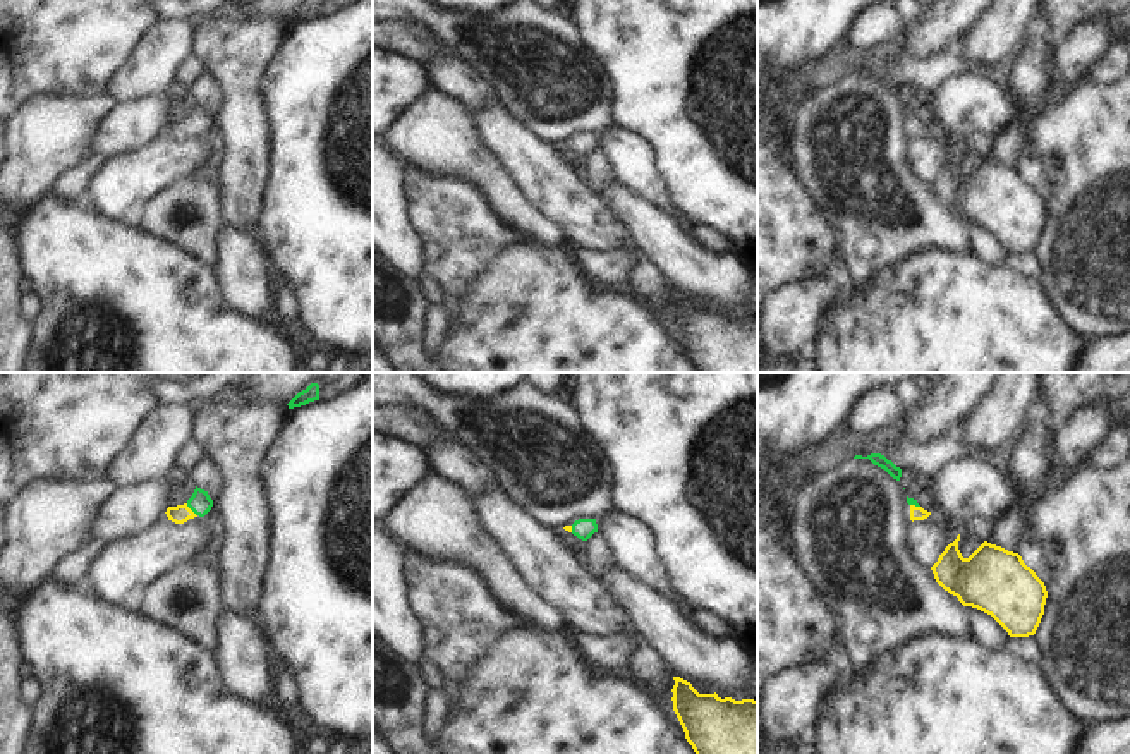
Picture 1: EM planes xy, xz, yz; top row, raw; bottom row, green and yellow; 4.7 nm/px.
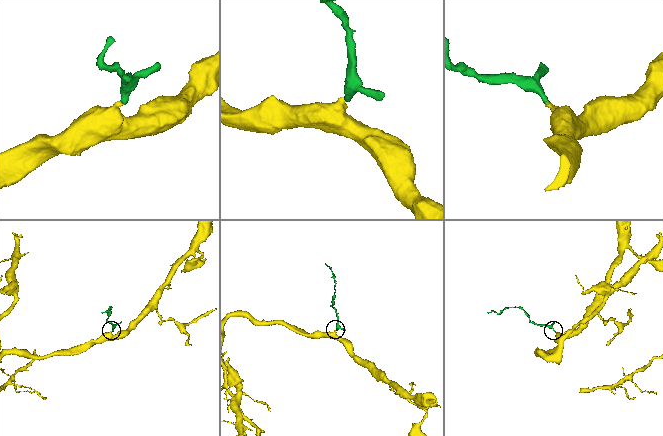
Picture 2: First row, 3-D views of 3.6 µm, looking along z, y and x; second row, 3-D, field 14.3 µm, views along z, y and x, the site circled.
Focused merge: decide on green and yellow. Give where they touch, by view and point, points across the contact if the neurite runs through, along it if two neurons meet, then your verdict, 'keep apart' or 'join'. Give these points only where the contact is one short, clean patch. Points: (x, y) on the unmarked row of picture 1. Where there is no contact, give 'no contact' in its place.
meets green in xy at (191, 124); runs through xy (200, 117), (191, 124), (179, 129); join

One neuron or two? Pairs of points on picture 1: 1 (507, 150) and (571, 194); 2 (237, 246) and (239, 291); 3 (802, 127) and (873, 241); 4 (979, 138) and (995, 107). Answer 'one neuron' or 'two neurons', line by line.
1: one neuron
2: one neuron
3: one neuron
4: two neurons

